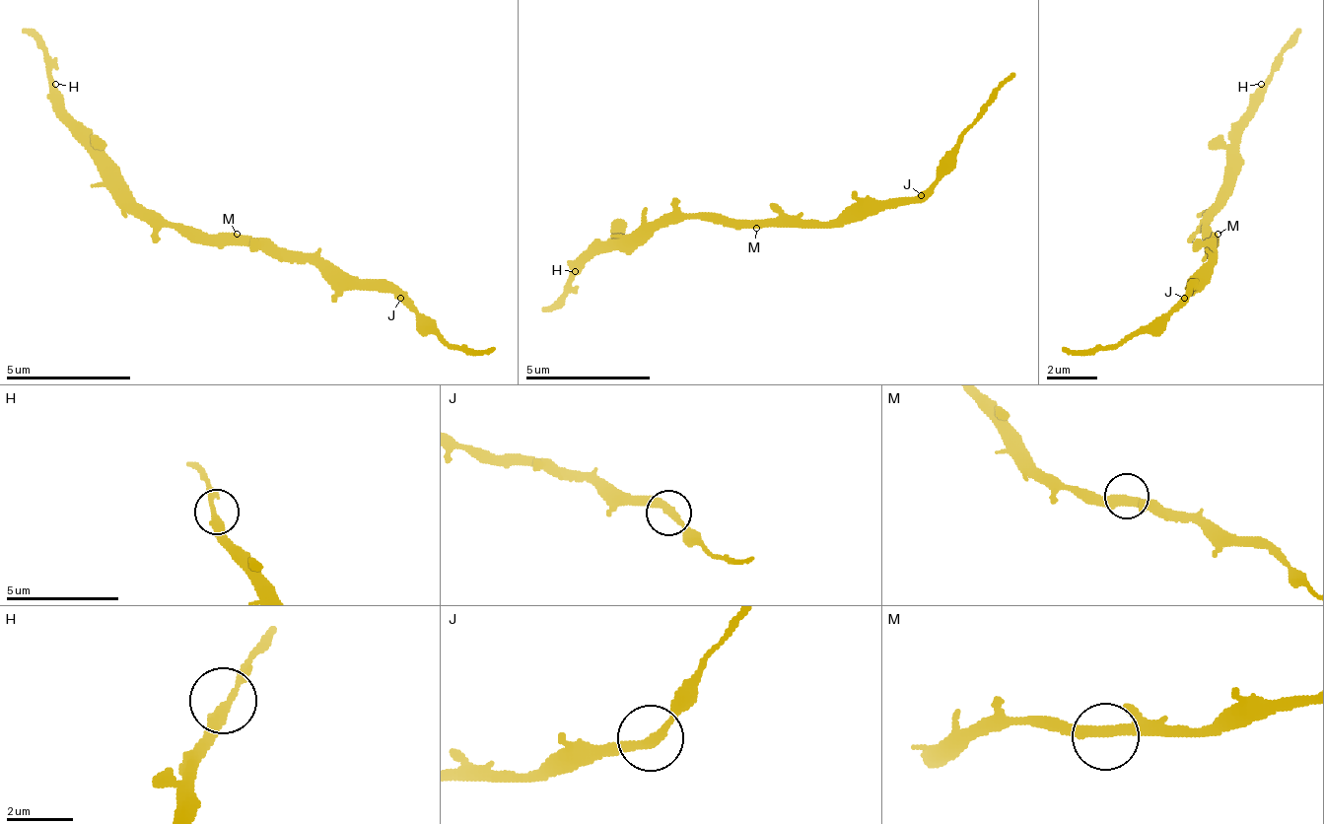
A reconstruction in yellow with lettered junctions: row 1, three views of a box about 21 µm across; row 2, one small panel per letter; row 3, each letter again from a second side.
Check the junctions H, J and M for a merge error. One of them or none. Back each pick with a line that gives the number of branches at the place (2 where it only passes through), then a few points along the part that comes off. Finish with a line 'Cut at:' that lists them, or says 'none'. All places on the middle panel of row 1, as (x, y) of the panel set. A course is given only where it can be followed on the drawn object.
J: branches 2; course (919, 196), (1013, 71)
Cut at: J

